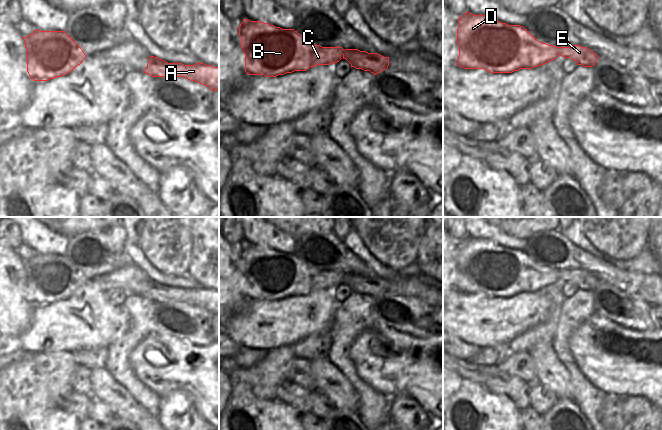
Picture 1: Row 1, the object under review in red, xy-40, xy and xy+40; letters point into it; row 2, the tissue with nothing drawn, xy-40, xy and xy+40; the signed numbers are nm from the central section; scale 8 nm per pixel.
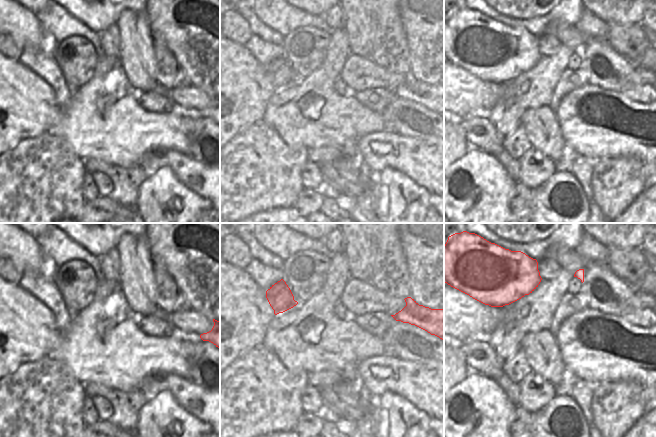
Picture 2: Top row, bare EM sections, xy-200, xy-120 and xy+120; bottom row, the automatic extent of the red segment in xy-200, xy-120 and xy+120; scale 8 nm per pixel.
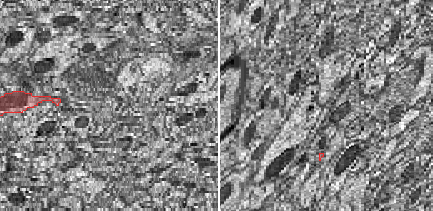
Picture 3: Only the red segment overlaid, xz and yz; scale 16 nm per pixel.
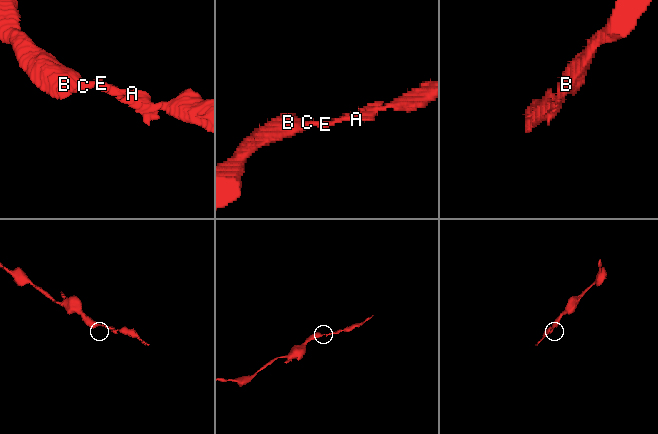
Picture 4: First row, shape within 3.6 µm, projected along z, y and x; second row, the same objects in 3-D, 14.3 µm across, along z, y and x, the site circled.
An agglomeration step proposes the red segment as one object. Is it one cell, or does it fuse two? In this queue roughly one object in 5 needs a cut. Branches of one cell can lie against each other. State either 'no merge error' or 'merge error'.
no merge error

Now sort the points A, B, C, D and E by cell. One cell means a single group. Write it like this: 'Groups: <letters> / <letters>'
Groups: A B C D E.

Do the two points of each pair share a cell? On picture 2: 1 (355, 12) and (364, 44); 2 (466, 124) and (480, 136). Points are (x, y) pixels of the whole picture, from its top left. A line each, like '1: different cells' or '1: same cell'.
1: same cell
2: same cell

